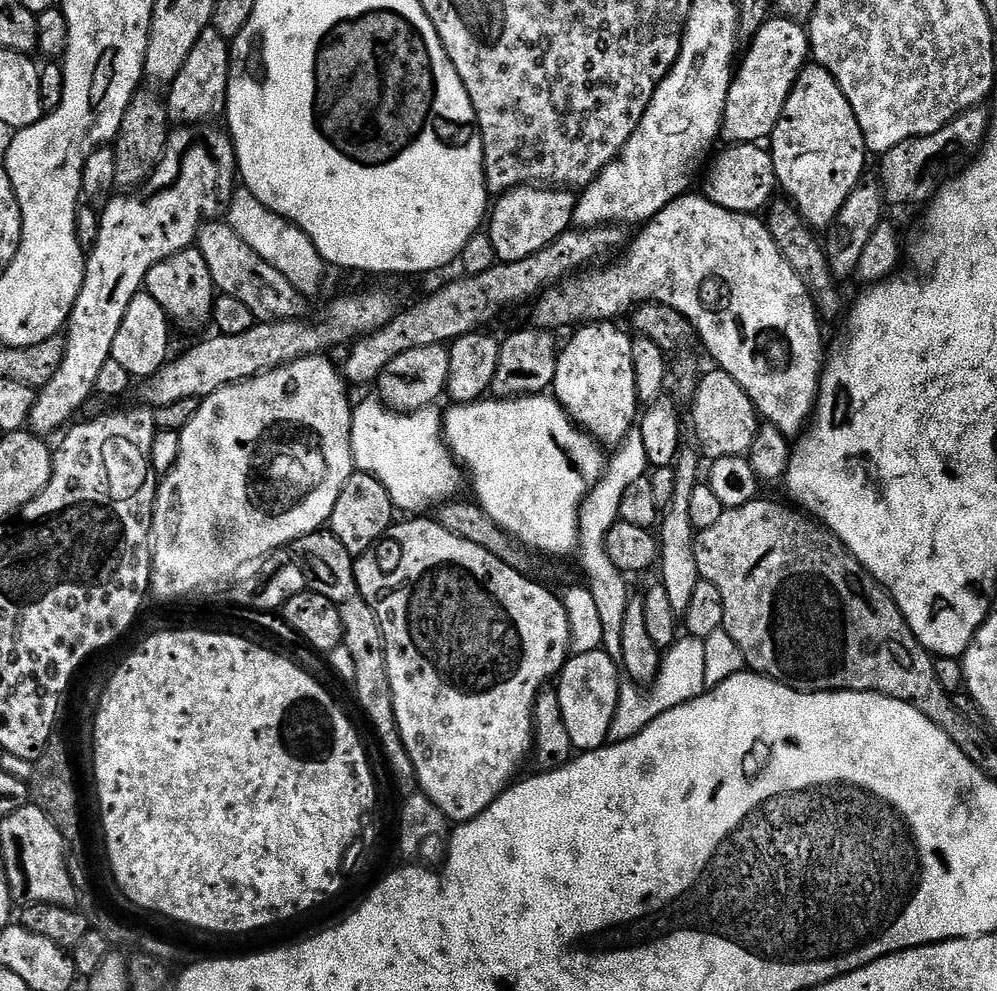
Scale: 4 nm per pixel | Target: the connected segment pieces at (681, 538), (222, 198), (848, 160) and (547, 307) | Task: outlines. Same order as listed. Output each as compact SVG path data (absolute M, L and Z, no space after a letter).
M681 447L680 454L676 457L674 498L670 502L670 506L663 509L662 519L658 524L658 543L660 546L658 561L660 576L658 576L658 580L670 594L670 606L674 606L677 614L682 614L688 609L690 594L694 590L694 586L701 581L696 561L696 532L690 522L690 494L694 494L697 483L701 479L700 460L702 461L702 456L695 447L692 448Z
M208 132L201 140L196 136L169 135L168 149L164 151L164 157L158 162L148 183L139 189L138 194L113 195L99 213L100 229L96 232L96 245L87 253L82 290L68 318L60 369L45 388L39 389L32 413L28 415L28 424L35 435L48 438L51 432L59 433L73 419L71 416L87 402L88 395L91 397L95 393L98 374L116 347L122 318L126 318L129 306L141 295L149 270L183 248L193 247L200 225L225 215L226 205L232 199L232 176L234 180L237 167L231 139L221 132Z
M809 63L801 70L800 77L794 82L786 98L786 106L776 123L776 129L772 131L770 153L773 158L776 183L782 192L784 190L793 200L791 203L800 219L812 230L818 228L824 230L831 226L836 220L838 210L842 210L846 198L861 183L860 175L864 172L866 149L862 130L858 126L858 118L854 118L854 110L850 102L846 102L846 94L842 94L836 79L819 64Z
M685 194L671 200L658 215L643 225L644 230L633 242L632 249L631 244L627 249L628 260L605 272L582 280L573 279L563 286L545 291L535 305L535 327L557 330L571 329L585 322L612 322L617 319L615 316L622 315L624 311L625 315L641 302L670 306L678 310L678 314L682 314L694 332L700 335L705 350L716 363L713 365L719 371L730 374L730 378L746 390L757 413L774 425L781 436L799 437L813 419L816 398L820 394L820 377L826 367L818 305L780 253L767 223L759 215L731 212L701 194L692 195Z

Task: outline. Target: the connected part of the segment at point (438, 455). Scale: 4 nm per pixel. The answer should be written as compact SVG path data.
M373 398L357 403L352 410L352 463L359 471L378 478L390 494L393 509L408 512L404 514L423 513L423 508L451 501L459 493L458 466L444 443L444 421L438 409L429 406L417 412L397 412Z

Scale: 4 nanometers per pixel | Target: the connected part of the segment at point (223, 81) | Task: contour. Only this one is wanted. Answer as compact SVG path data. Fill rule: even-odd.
M209 26L198 34L198 42L194 42L194 50L190 50L190 58L186 58L186 66L174 78L171 88L167 89L166 107L168 119L176 124L204 124L215 116L223 117L228 106L228 75L232 53L230 42Z

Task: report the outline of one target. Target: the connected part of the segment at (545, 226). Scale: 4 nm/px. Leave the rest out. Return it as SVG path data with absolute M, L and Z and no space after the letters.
M525 186L512 188L497 200L500 201L491 205L486 231L494 242L497 261L505 264L522 262L522 258L538 254L538 250L550 246L573 227L574 196L571 191L551 190L546 186Z

